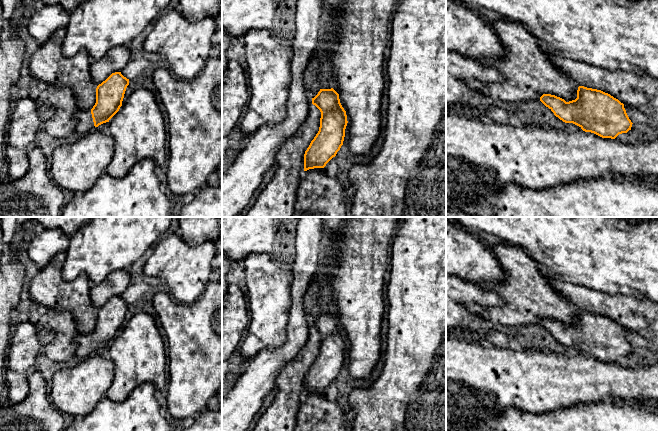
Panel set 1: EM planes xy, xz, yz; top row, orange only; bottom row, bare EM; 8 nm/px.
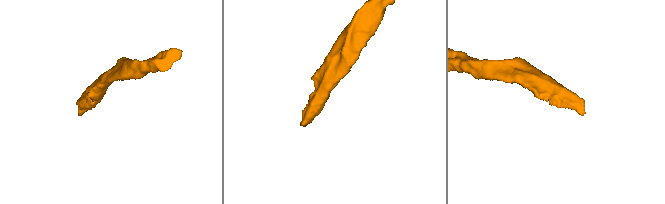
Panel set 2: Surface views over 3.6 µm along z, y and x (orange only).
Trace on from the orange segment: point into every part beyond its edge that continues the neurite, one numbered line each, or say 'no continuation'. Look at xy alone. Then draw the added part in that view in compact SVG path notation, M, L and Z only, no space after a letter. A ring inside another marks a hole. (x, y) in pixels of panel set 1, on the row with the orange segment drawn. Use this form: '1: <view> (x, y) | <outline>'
1: xy (85, 124) | M78 110L75 114L77 120L76 133L82 137L90 131L94 130L94 126L91 110Z

